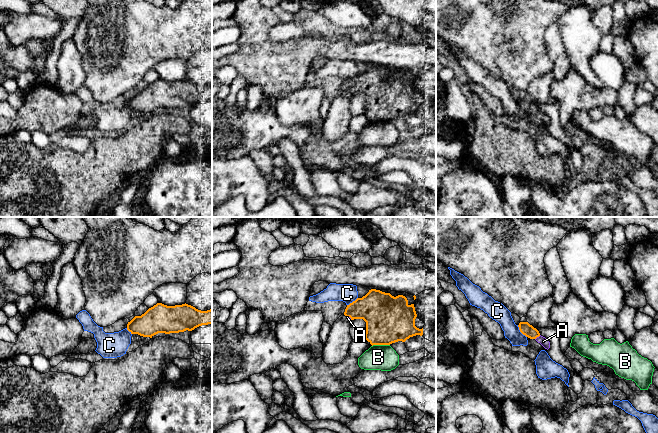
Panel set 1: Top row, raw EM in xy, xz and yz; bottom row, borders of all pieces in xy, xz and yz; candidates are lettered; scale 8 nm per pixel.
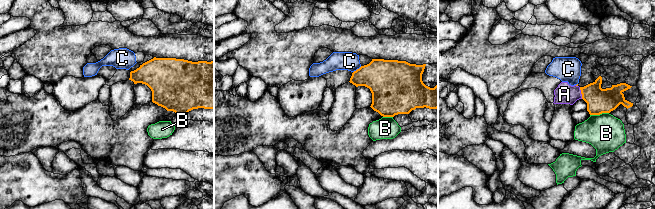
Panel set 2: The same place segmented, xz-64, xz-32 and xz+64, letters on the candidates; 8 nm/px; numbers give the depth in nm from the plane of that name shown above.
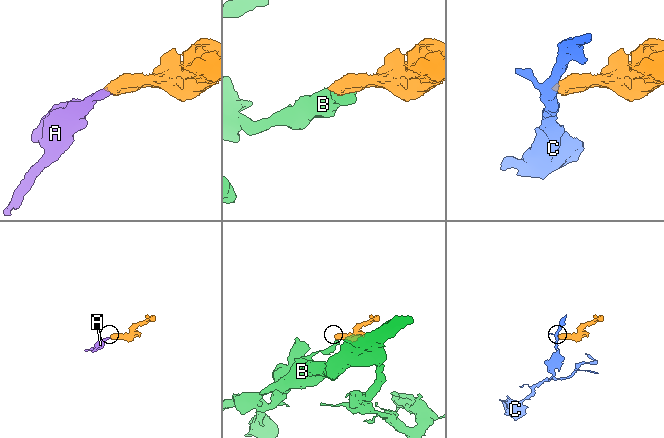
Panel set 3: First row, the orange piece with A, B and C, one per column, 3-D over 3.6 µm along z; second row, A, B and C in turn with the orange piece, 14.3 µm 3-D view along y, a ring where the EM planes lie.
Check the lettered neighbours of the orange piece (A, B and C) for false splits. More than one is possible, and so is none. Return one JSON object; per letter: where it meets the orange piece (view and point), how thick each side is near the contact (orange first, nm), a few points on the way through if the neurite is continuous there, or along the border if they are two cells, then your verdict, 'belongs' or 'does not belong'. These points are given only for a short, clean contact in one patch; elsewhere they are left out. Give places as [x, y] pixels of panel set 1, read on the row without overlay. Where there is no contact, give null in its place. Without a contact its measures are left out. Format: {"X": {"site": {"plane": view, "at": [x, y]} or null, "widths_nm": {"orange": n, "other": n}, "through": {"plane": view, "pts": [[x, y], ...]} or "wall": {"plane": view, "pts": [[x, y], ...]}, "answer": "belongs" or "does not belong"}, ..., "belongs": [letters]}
{"A": {"site": {"plane": "yz", "at": [537, 112]}, "widths_nm": {"orange": 100, "other": 70}, "through": {"plane": "yz", "pts": [[525, 104], [537, 112], [543, 117]]}, "answer": "belongs"}, "B": {"site": {"plane": "xz", "at": [380, 120]}, "widths_nm": {"orange": 380, "other": 200}, "wall": {"plane": "xz", "pts": [[389, 120], [374, 120], [372, 122]]}, "answer": "does not belong"}, "C": {"site": {"plane": "yz", "at": [520, 107]}, "widths_nm": {"orange": 100, "other": 150}, "wall": {"plane": "yz", "pts": [[517, 101], [518, 105], [526, 113]]}, "answer": "does not belong"}, "belongs": ["A"]}

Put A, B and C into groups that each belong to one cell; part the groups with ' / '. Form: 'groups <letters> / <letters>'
groups A / B / C

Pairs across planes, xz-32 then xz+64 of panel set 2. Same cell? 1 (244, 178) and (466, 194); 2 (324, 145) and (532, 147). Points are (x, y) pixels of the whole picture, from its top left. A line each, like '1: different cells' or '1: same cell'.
1: different cells
2: same cell

